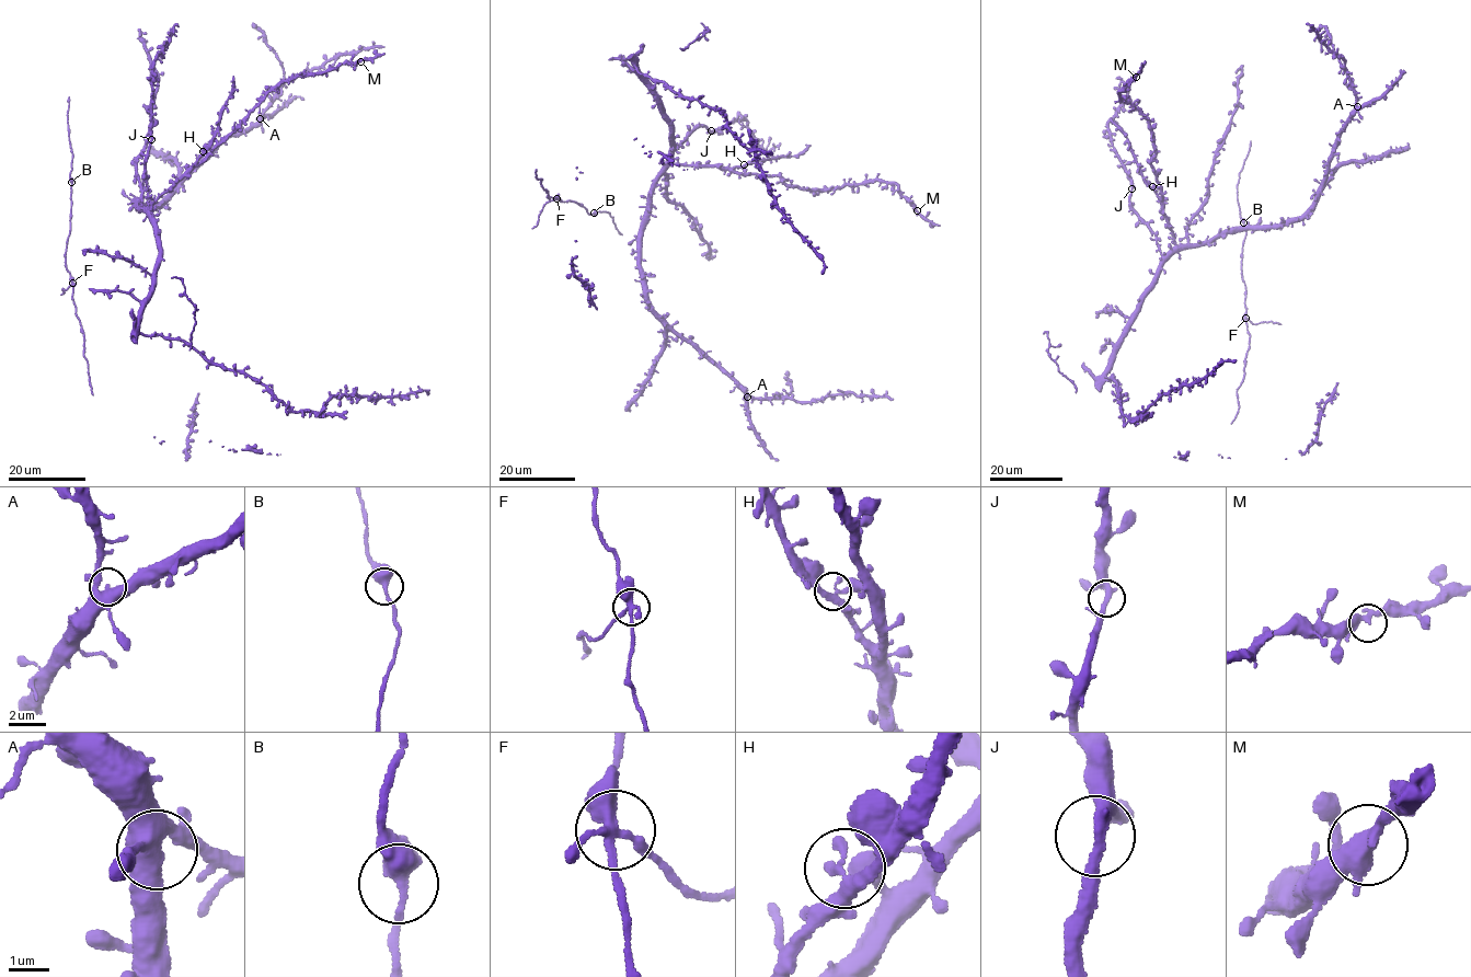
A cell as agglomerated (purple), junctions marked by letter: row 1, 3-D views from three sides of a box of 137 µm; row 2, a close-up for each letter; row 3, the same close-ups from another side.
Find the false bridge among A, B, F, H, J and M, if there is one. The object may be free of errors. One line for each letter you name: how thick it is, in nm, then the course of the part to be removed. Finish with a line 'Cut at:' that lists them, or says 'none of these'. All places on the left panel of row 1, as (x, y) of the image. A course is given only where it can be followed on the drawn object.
F: 280 nm
Cut at: F

